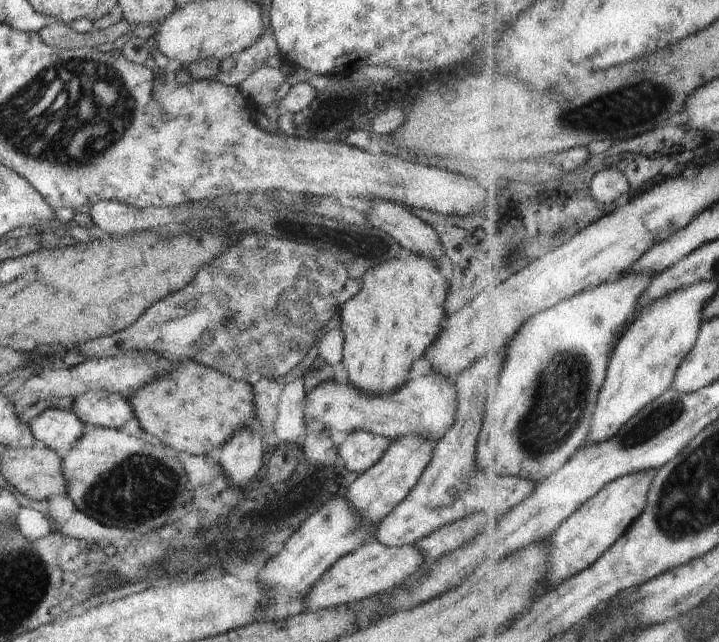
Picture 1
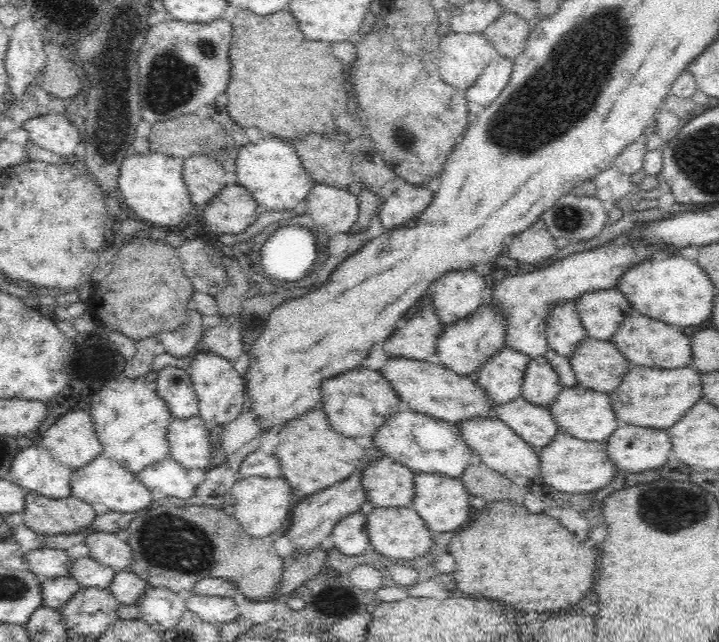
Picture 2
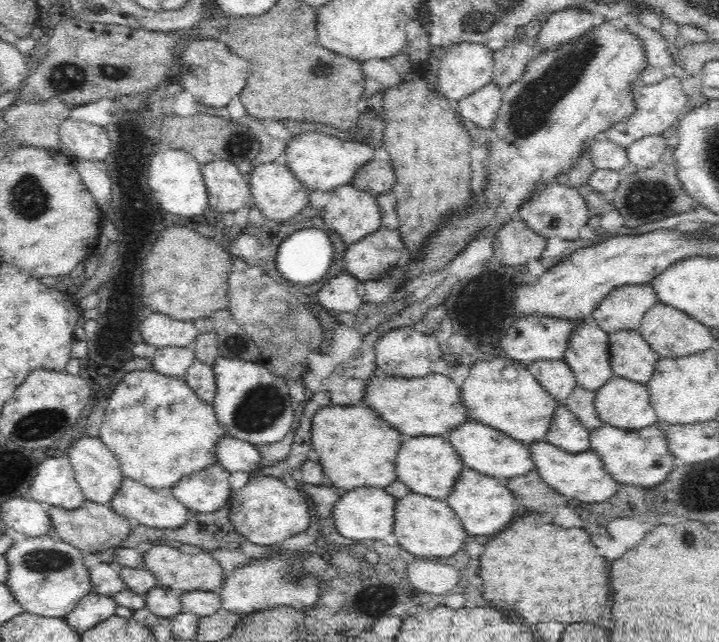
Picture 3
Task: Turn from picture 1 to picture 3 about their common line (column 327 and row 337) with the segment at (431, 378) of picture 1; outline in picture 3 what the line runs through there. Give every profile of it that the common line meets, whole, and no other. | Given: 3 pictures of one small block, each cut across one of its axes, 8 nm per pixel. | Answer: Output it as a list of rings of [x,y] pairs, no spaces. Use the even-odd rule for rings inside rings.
[[[408,325],[383,334],[375,344],[375,355],[378,371],[383,375],[422,378],[432,372],[430,366],[441,359],[442,351],[434,334],[426,336]]]

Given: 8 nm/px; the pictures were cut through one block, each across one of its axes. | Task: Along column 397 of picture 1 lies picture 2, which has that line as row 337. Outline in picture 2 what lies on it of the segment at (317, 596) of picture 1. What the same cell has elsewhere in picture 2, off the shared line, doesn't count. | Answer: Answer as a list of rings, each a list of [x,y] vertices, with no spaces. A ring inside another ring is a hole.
[[[561,300],[546,316],[547,343],[556,354],[569,358],[578,342],[587,337],[576,302]]]

